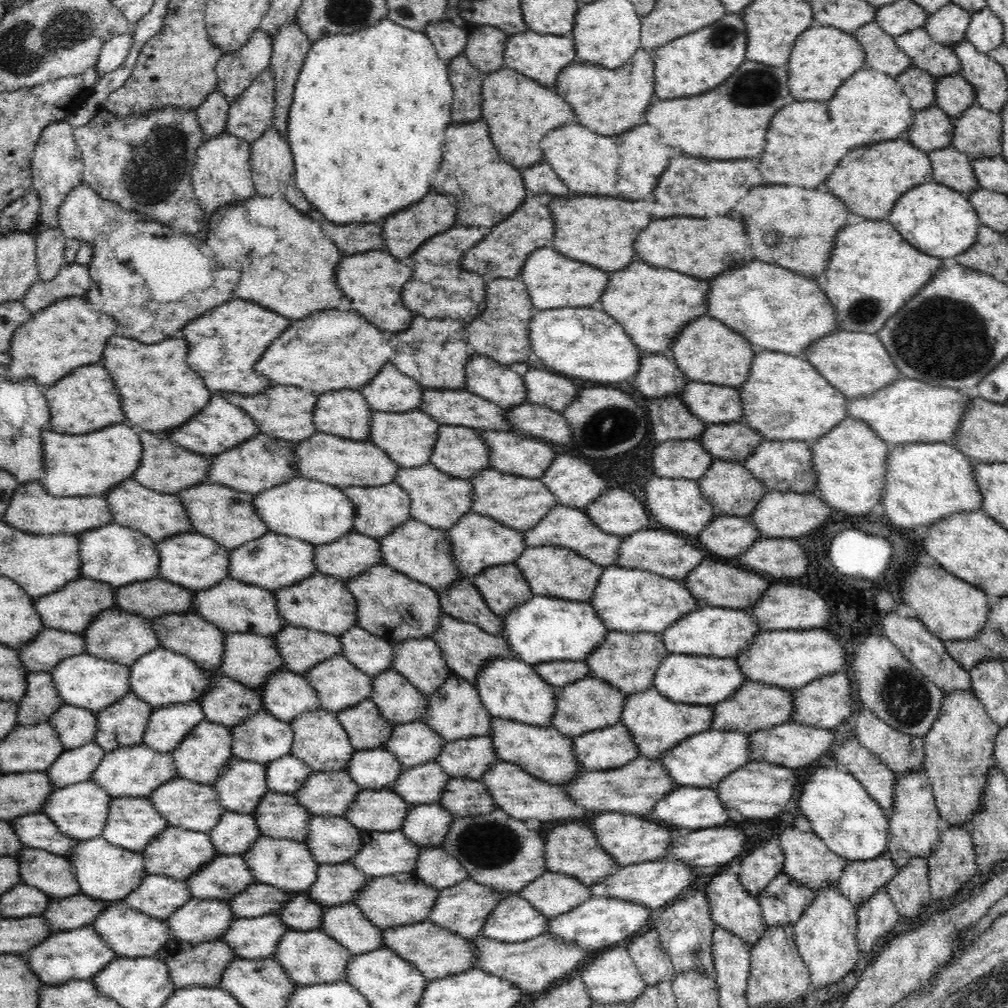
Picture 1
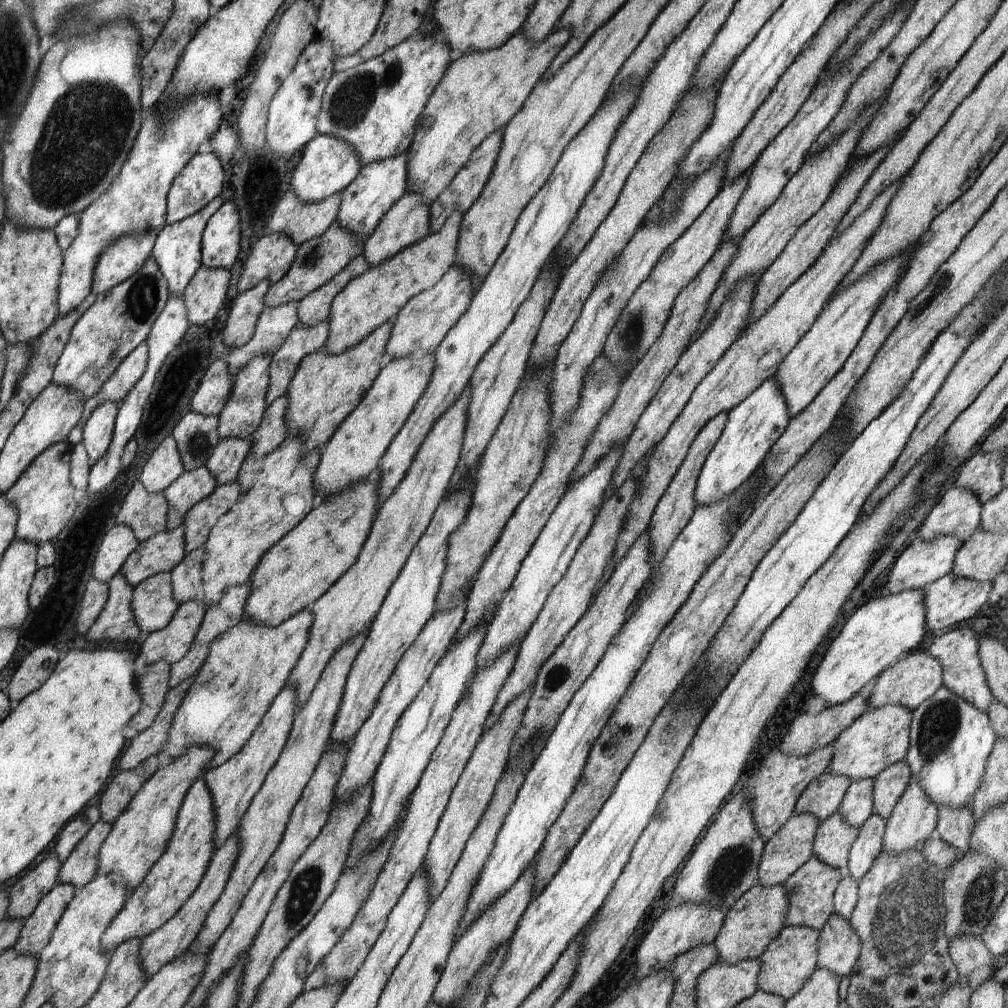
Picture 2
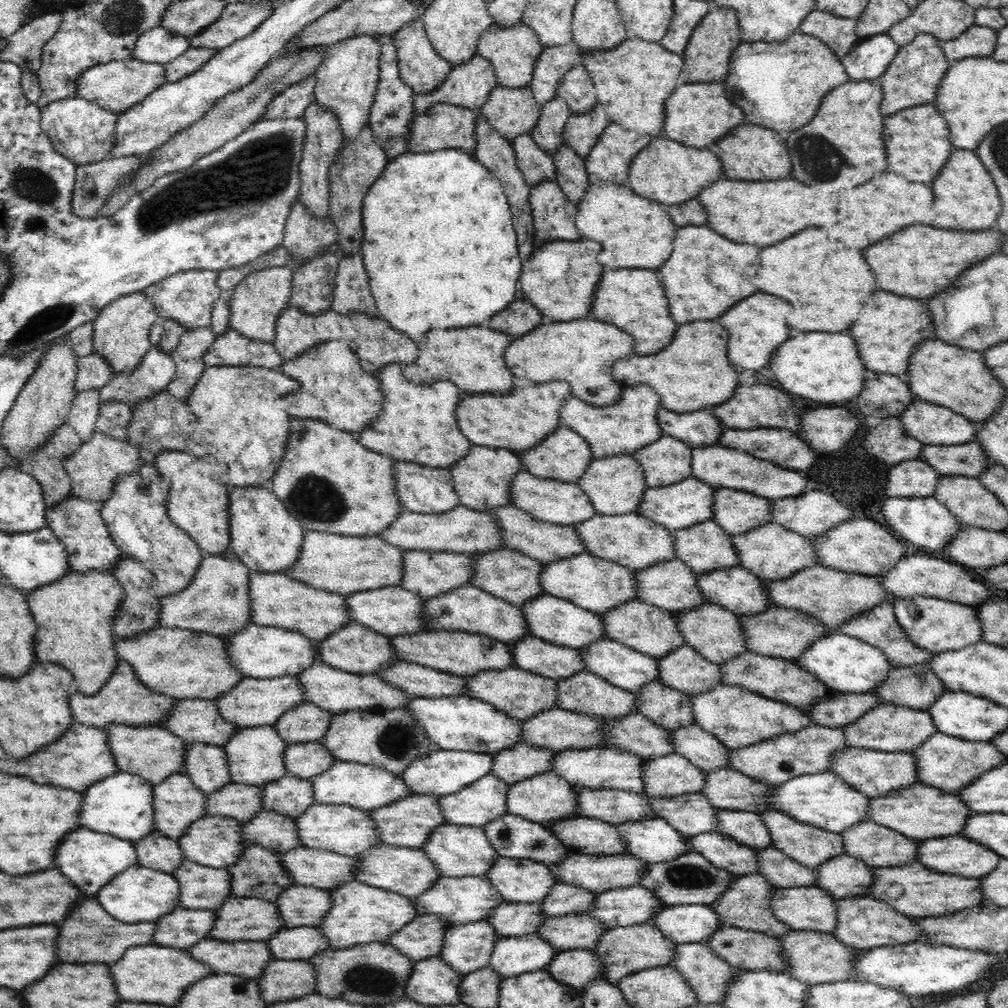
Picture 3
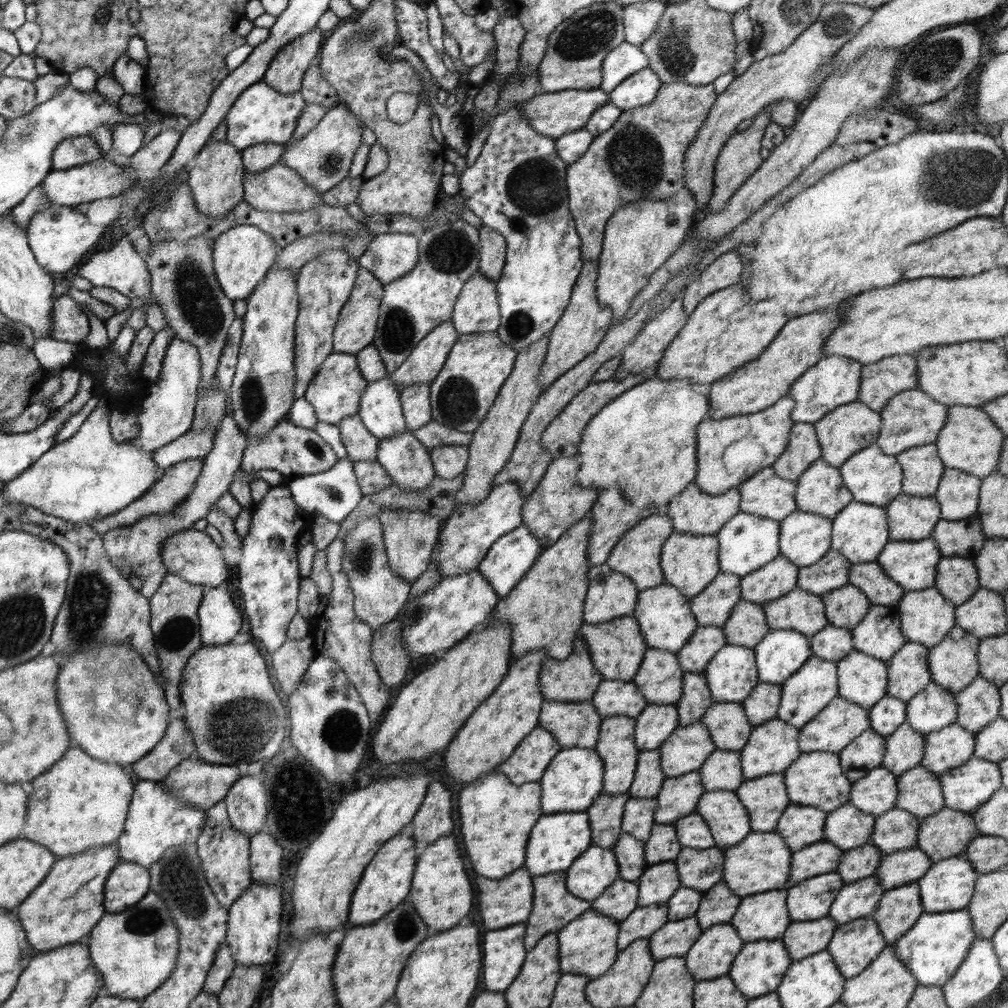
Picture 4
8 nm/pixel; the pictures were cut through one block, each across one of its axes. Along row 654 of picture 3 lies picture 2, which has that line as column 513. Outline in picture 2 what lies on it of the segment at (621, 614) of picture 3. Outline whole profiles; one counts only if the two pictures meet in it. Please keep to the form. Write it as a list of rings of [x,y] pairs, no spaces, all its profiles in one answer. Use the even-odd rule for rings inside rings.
[[[519,644],[510,647],[495,661],[491,661],[489,665],[476,673],[475,679],[468,689],[469,695],[463,701],[461,700],[453,710],[450,722],[445,728],[438,746],[434,749],[422,778],[410,795],[409,805],[395,832],[395,839],[389,850],[388,858],[383,864],[370,894],[340,940],[322,958],[314,972],[307,976],[303,986],[304,993],[310,989],[321,989],[327,985],[340,984],[345,987],[364,964],[370,949],[386,928],[389,914],[404,894],[410,879],[423,866],[430,841],[437,831],[440,819],[466,763],[470,760],[474,747],[483,735],[483,728],[490,709],[494,706],[496,695],[502,688],[502,684],[505,683],[506,677],[513,669],[518,649]]]

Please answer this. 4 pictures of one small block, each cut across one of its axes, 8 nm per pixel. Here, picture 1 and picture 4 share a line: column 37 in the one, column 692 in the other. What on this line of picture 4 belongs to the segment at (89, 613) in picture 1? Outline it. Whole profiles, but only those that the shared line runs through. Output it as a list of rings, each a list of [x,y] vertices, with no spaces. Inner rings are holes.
[[[720,572],[702,592],[691,597],[691,610],[698,626],[722,627],[726,624],[732,610],[740,602],[742,596],[740,586],[740,577]]]

